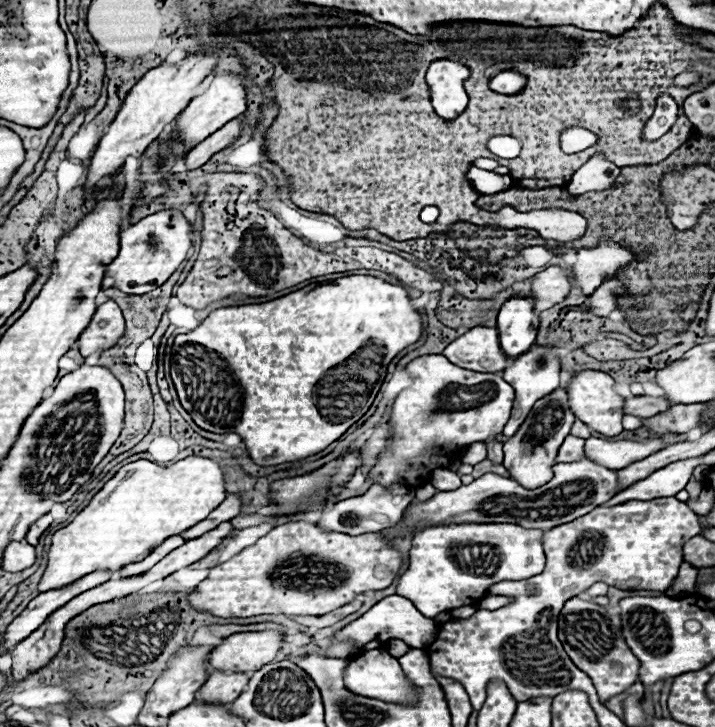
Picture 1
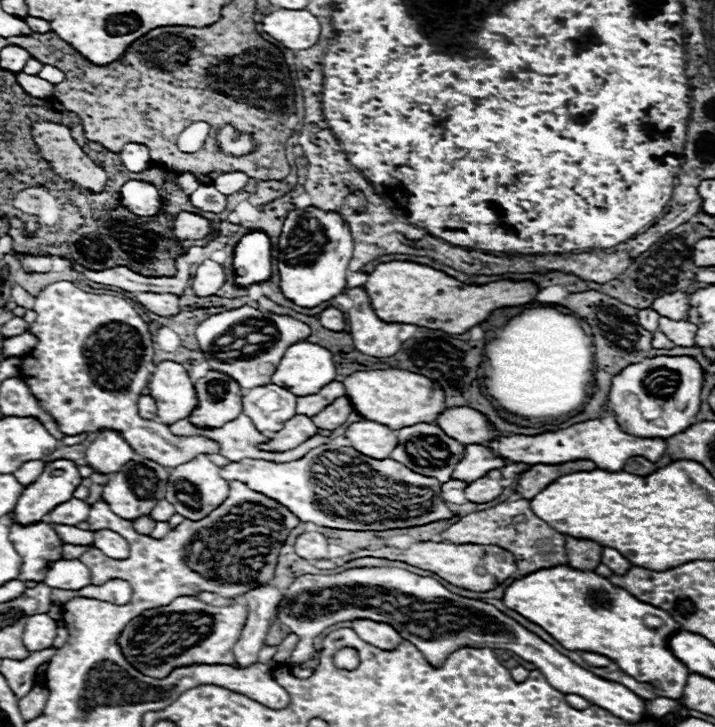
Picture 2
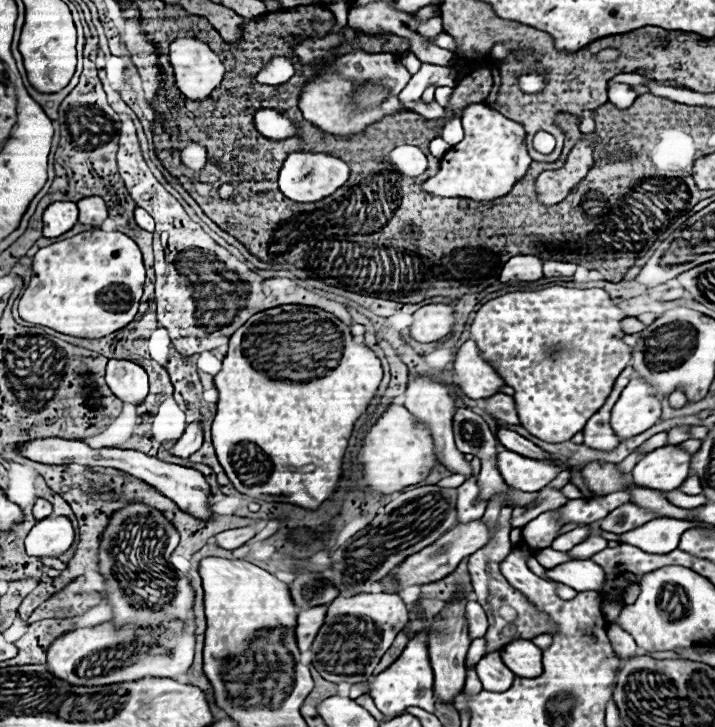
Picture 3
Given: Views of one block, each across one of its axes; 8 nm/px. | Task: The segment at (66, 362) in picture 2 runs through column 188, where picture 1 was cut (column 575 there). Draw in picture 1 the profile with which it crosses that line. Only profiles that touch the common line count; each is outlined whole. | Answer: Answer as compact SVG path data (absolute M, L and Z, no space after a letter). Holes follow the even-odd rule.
M568 436L558 450L556 462L572 462L576 458L584 458L584 438Z

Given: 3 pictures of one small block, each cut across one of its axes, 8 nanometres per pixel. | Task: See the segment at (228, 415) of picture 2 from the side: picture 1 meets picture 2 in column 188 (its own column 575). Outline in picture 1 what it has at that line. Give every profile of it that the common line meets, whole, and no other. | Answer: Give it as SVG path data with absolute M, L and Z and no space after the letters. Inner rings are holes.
M558 388L552 394L540 398L520 430L504 442L504 466L508 468L510 476L522 486L528 486L528 490L548 482L548 478L552 478L552 462L556 462L560 442L564 442L564 438L570 434L574 422L576 416L570 410L566 388Z

